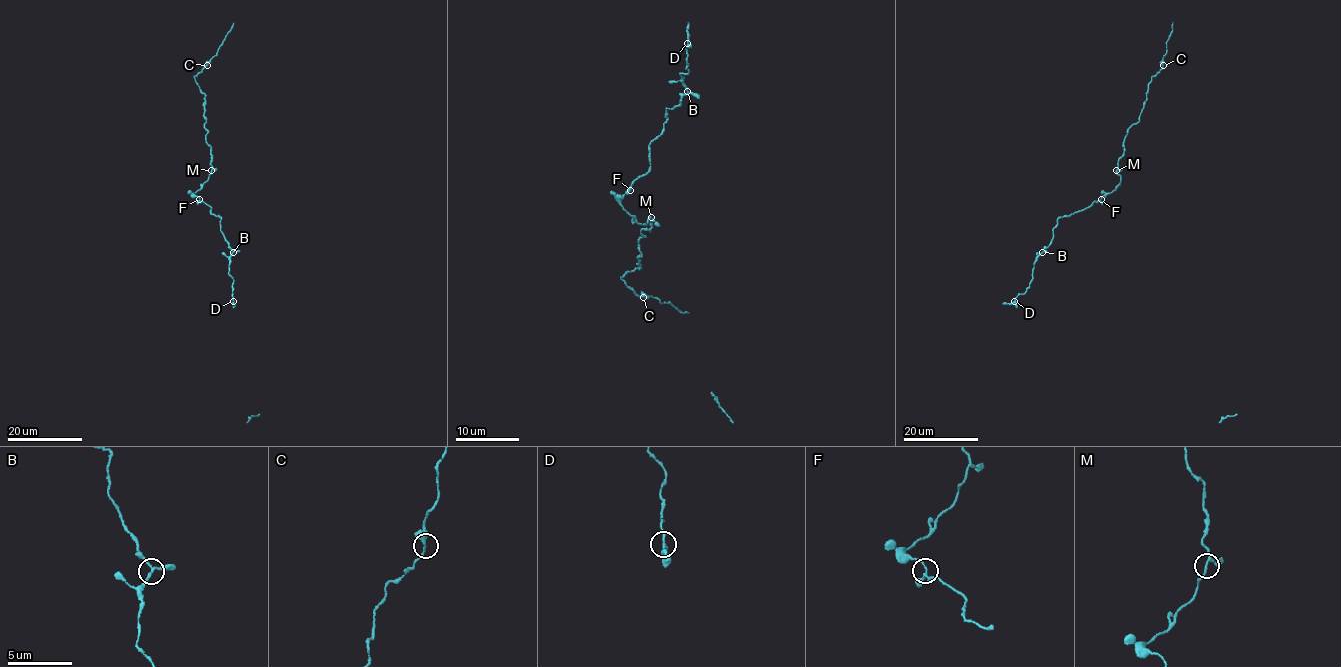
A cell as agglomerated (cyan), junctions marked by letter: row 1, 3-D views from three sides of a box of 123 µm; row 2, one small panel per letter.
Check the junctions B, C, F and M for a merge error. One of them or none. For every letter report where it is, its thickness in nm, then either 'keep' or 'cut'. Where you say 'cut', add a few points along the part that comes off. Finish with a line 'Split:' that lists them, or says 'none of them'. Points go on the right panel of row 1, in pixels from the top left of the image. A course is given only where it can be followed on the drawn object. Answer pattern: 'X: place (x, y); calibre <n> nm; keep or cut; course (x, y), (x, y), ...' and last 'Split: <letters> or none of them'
B: place (1042, 252); calibre 170 nm; keep
C: place (1163, 65); calibre 240 nm; keep
F: place (1101, 199); calibre 160 nm; keep
M: place (1116, 170); calibre 170 nm; keep
Split: none of them

